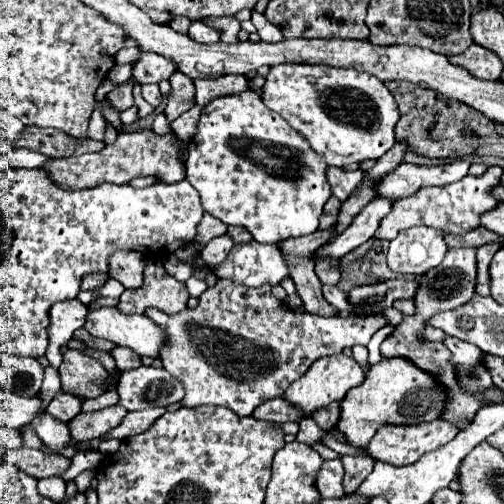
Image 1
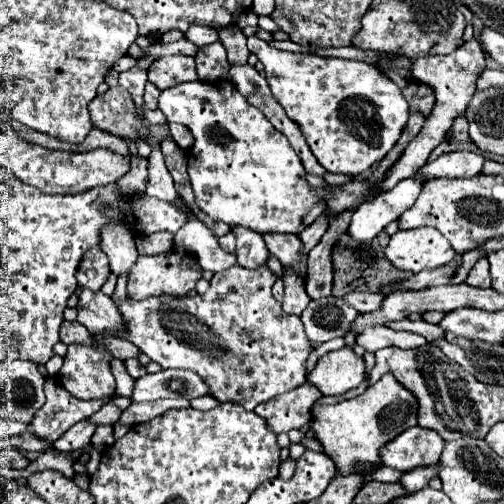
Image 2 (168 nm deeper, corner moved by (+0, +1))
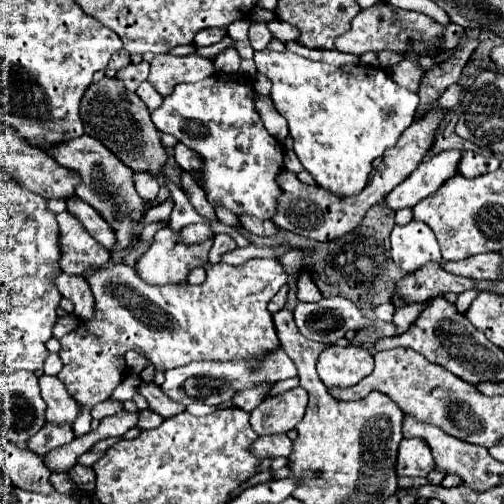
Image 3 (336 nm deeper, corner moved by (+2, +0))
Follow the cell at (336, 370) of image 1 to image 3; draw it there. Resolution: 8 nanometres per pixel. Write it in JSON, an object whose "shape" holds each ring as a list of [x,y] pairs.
{"shape":[[[327,347],[317,361],[317,373],[321,381],[333,389],[347,389],[357,385],[373,371],[373,355],[363,347]]]}

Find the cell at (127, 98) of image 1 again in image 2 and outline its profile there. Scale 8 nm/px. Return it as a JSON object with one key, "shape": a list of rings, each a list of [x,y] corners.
{"shape":[[[113,86],[105,94],[95,96],[89,104],[89,114],[95,128],[123,140],[137,142],[139,138],[149,138],[149,128],[139,120],[131,94],[121,86]]]}

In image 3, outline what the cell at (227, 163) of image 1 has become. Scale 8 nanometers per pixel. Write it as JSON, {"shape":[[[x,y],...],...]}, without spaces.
{"shape":[[[215,73],[213,77],[205,79],[203,83],[179,83],[163,99],[163,105],[151,113],[151,119],[155,127],[163,133],[175,135],[181,143],[185,143],[189,149],[199,153],[201,157],[201,177],[207,193],[207,201],[213,209],[225,207],[233,215],[251,215],[261,221],[273,219],[277,213],[279,197],[283,195],[283,189],[277,185],[277,175],[283,171],[283,145],[265,131],[253,101],[251,101],[253,85],[251,79],[247,79],[243,73]]]}

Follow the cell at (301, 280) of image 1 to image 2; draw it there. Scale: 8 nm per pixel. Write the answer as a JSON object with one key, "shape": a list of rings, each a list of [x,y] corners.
{"shape":[[[267,232],[267,236],[263,236],[263,238],[265,238],[269,252],[275,254],[285,268],[295,268],[297,272],[305,274],[307,258],[299,254],[299,248],[301,248],[299,236],[281,234],[281,232]]]}

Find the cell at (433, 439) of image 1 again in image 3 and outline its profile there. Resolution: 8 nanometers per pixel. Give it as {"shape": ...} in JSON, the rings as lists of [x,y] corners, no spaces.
{"shape":[[[403,439],[397,453],[397,473],[425,477],[433,471],[433,453],[423,439]]]}

